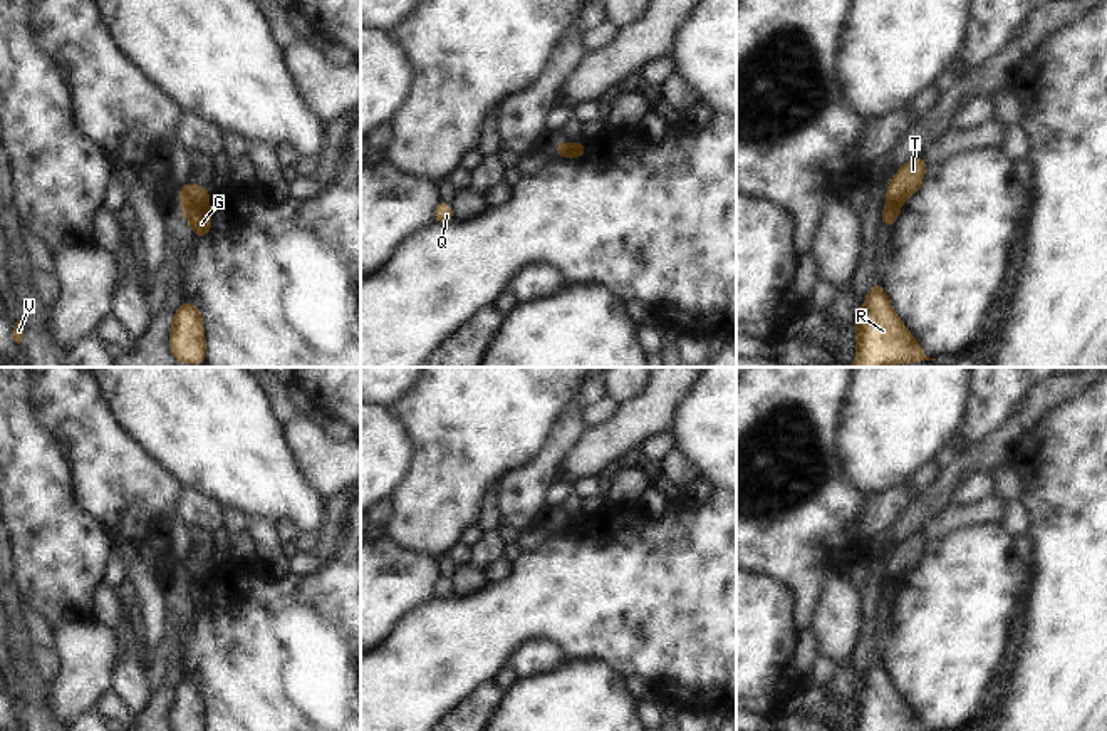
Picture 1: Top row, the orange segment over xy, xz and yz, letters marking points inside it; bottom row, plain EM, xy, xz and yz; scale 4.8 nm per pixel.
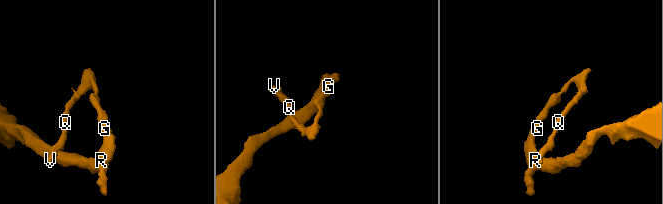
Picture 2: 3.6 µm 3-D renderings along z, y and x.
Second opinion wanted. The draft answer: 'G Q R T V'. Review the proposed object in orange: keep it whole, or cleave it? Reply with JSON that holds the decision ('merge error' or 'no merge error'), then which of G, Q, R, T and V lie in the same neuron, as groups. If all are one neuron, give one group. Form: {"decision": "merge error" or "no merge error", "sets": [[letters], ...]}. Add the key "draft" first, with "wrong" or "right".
{"draft": "wrong", "decision": "merge error", "sets": [["G", "R"], ["Q", "T", "V"]]}

